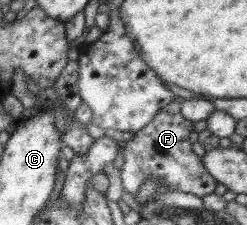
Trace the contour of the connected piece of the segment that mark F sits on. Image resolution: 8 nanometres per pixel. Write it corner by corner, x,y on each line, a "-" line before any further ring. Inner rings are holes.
172,101
161,108
144,128
133,133
122,152
124,164
119,170
124,190
132,196
138,194
142,184
154,176
160,180
160,192
186,192
203,198
214,193
218,182
203,166
202,159
193,152
190,134
194,130
194,121
182,116
181,104

